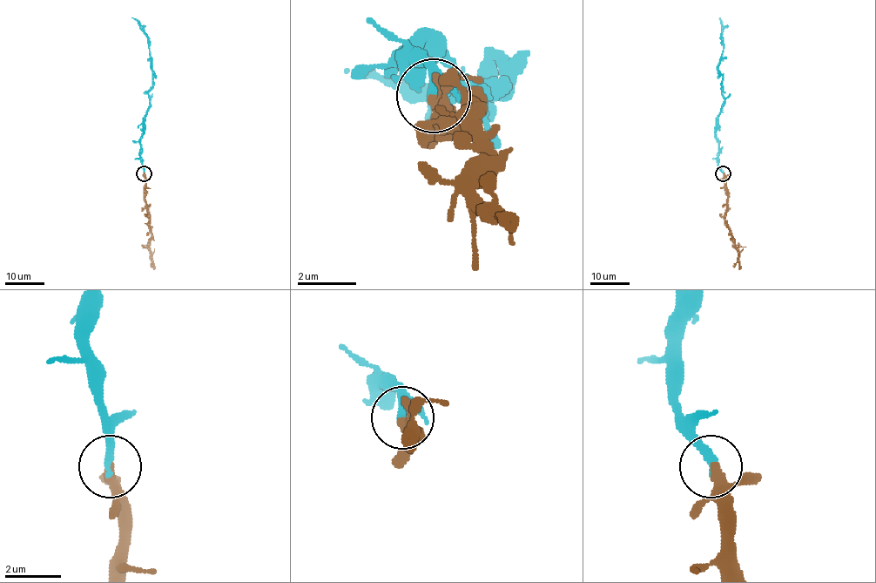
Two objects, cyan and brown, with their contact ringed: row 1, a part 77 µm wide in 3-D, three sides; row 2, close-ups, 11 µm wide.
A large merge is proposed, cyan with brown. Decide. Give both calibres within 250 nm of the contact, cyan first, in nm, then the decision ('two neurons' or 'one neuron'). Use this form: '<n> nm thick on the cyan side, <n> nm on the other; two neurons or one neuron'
300 nm thick on the cyan side, 260 nm on the other; one neuron

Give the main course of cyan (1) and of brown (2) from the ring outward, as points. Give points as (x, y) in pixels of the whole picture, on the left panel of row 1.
1: (144, 173), (140, 138), (144, 134), (144, 118), (148, 111), (152, 71), (149, 39), (144, 27), (131, 17)
2: (144, 173), (144, 202), (151, 233), (149, 248), (154, 269)

